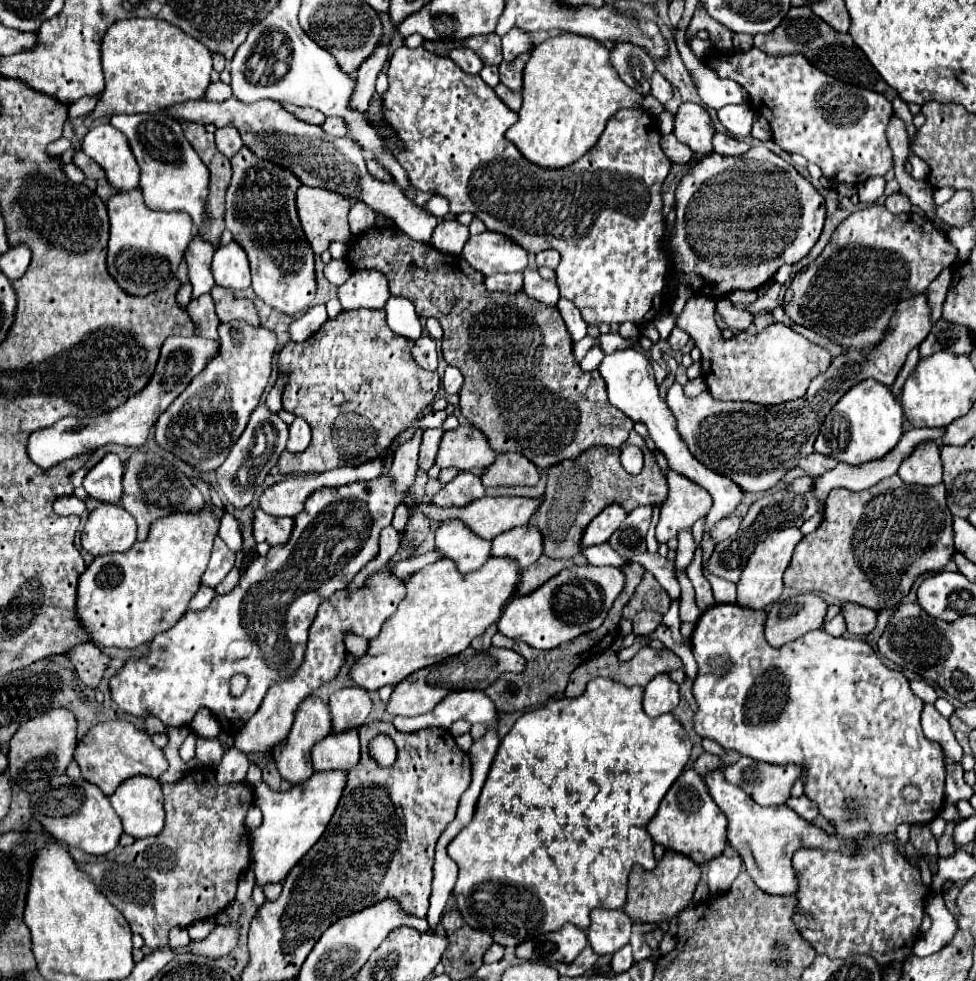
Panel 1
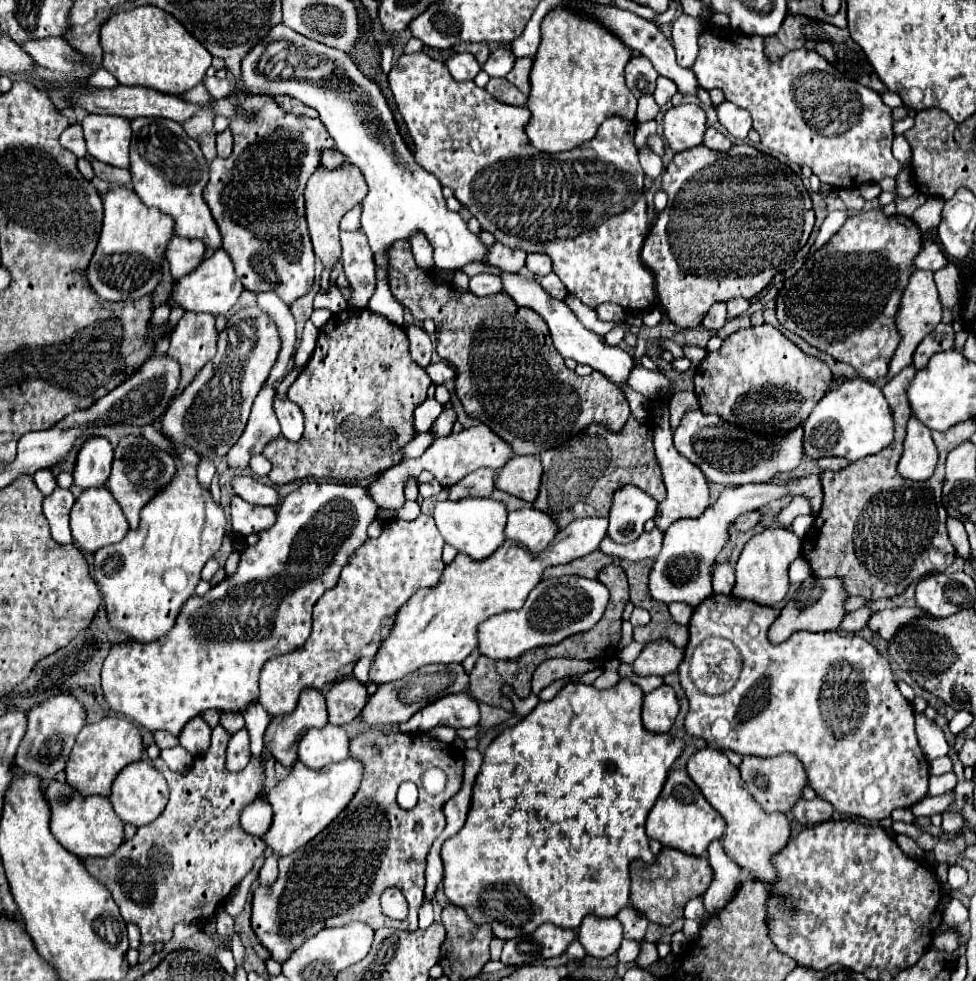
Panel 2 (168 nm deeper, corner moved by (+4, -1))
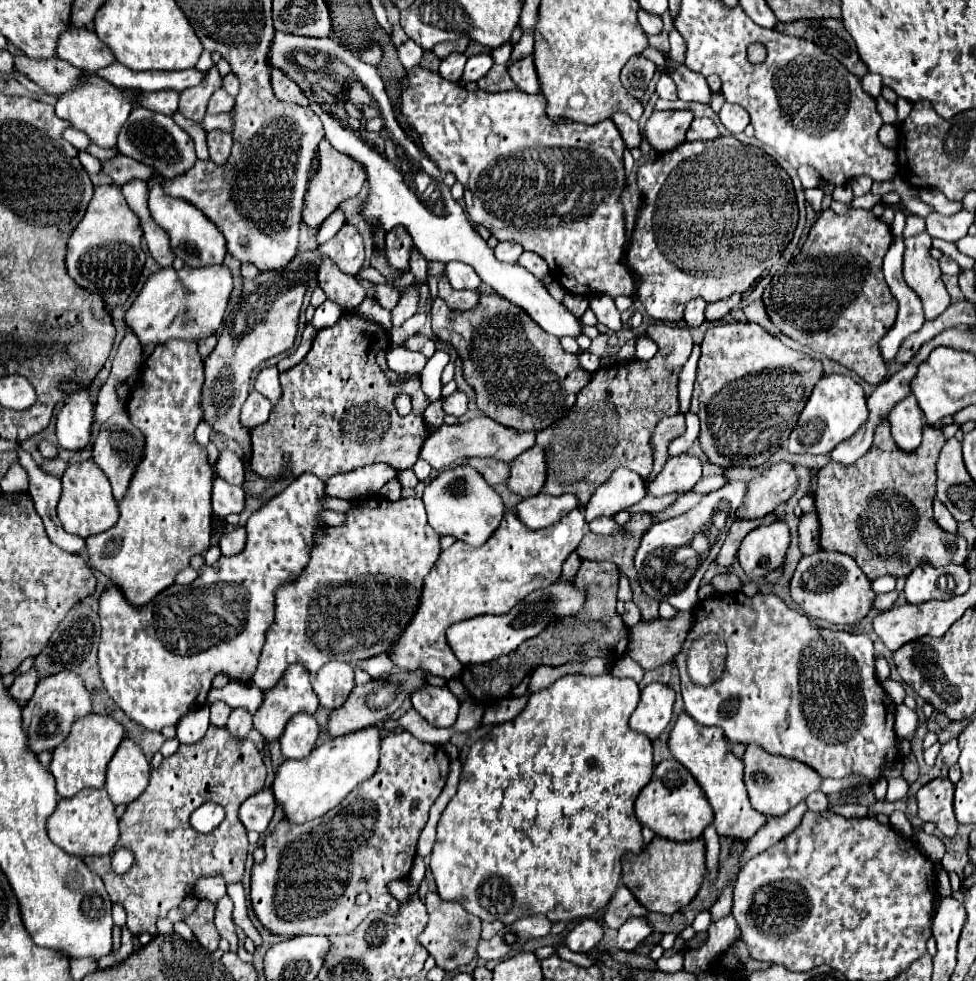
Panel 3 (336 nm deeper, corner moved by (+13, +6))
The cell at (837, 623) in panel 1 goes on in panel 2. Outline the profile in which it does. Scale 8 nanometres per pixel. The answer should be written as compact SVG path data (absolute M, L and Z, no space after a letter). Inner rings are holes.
M861 608L861 610L857 610L857 612L849 612L847 618L843 620L843 628L841 628L841 630L857 632L857 630L861 630L861 628L867 626L867 622L869 622L869 618L871 618L873 614L875 614L875 610L871 610L871 608Z

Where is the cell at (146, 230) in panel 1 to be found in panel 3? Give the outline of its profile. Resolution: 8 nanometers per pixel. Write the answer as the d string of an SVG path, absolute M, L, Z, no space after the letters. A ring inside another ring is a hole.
M118 185L96 187L84 219L78 223L68 241L68 275L80 287L102 295L110 307L124 303L134 291L146 263L146 253L140 243L142 235L140 217L128 207L122 189Z

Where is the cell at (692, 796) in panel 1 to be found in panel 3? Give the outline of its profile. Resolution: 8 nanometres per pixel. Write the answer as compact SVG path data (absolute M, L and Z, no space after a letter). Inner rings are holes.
M666 759L656 765L652 781L640 791L636 799L636 817L658 837L670 841L694 841L712 823L714 811L692 773L684 769L676 759Z

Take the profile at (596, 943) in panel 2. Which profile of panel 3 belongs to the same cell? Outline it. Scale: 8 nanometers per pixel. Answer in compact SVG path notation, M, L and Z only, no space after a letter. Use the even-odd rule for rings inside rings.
M586 917L582 919L566 937L566 947L570 947L572 951L578 951L578 953L586 953L594 947L598 947L598 943L602 941L604 937L604 927L598 919L592 919L592 917Z

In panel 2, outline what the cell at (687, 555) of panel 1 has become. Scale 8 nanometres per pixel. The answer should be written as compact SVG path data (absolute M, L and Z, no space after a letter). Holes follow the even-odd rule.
M803 476L789 482L767 482L767 484L741 484L725 488L719 498L699 516L699 518L683 518L679 522L673 522L665 536L663 536L663 548L655 558L655 564L649 572L649 592L653 600L671 604L671 602L683 602L691 608L697 608L703 600L707 600L711 590L711 566L715 564L717 554L725 548L729 542L729 526L745 512L757 510L761 506L767 506L769 502L781 498L781 496L805 496L811 500L813 512L819 512L823 490L819 476Z

